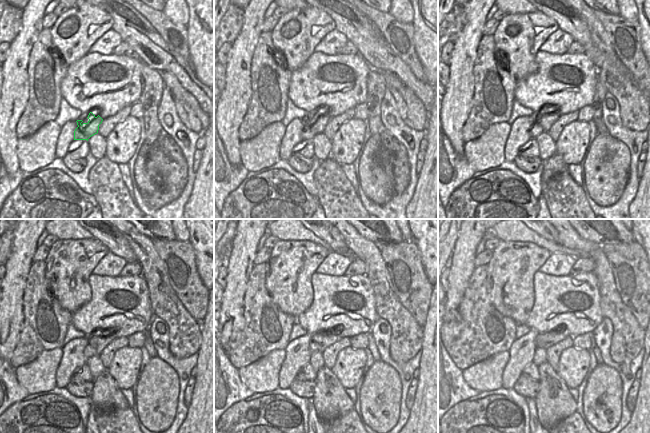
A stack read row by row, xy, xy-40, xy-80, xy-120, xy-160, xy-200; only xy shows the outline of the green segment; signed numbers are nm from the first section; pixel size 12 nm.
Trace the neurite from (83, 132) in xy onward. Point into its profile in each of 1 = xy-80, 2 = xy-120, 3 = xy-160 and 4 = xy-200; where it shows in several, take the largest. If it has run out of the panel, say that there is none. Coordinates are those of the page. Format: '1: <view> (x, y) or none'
1: xy-80 (545, 119)
2: xy-120 (95, 343)
3: xy-160 (319, 341)
4: xy-200 (544, 340)

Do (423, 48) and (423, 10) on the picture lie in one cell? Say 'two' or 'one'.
one

